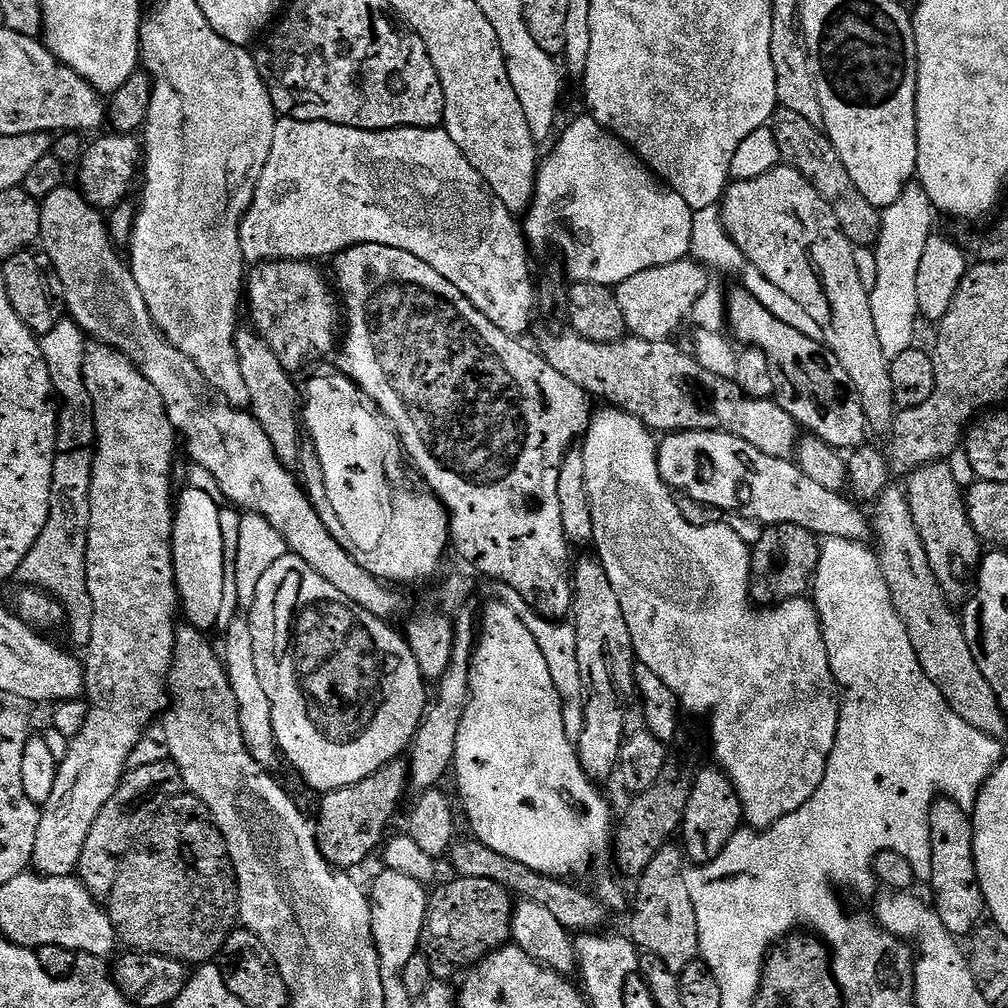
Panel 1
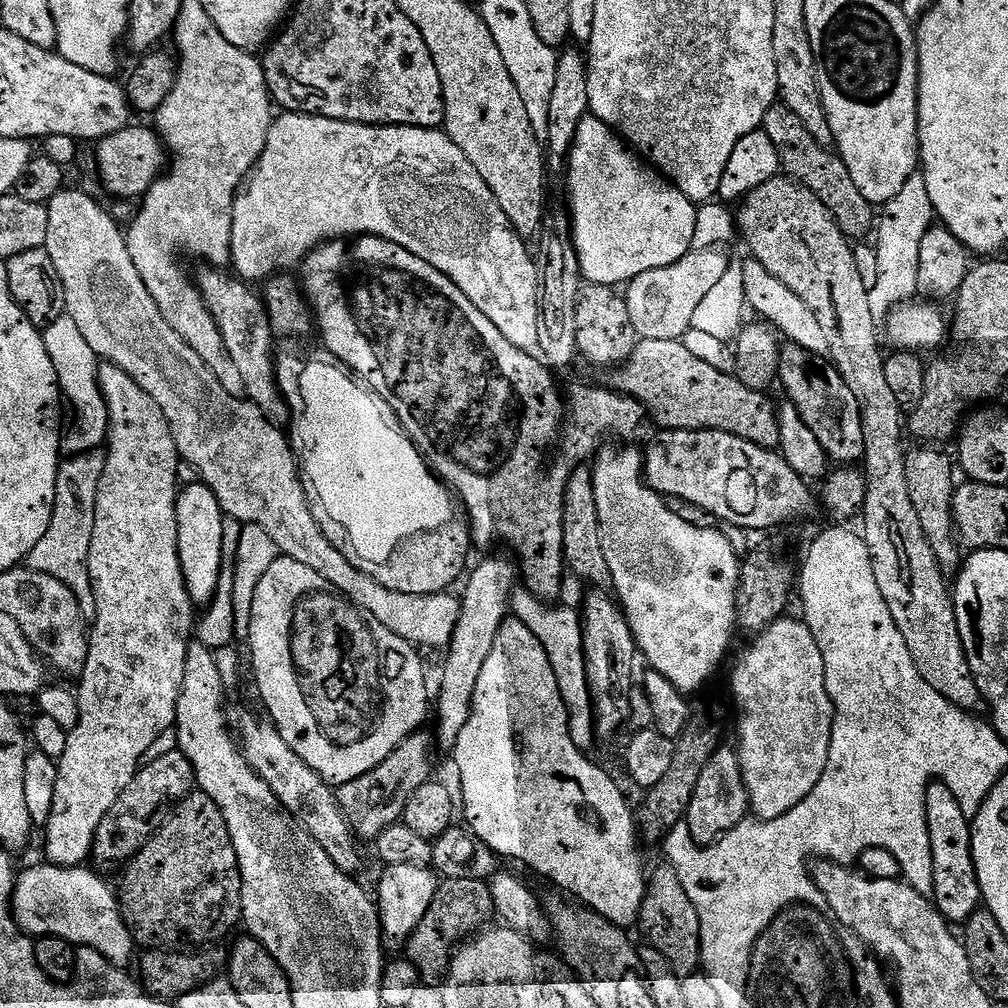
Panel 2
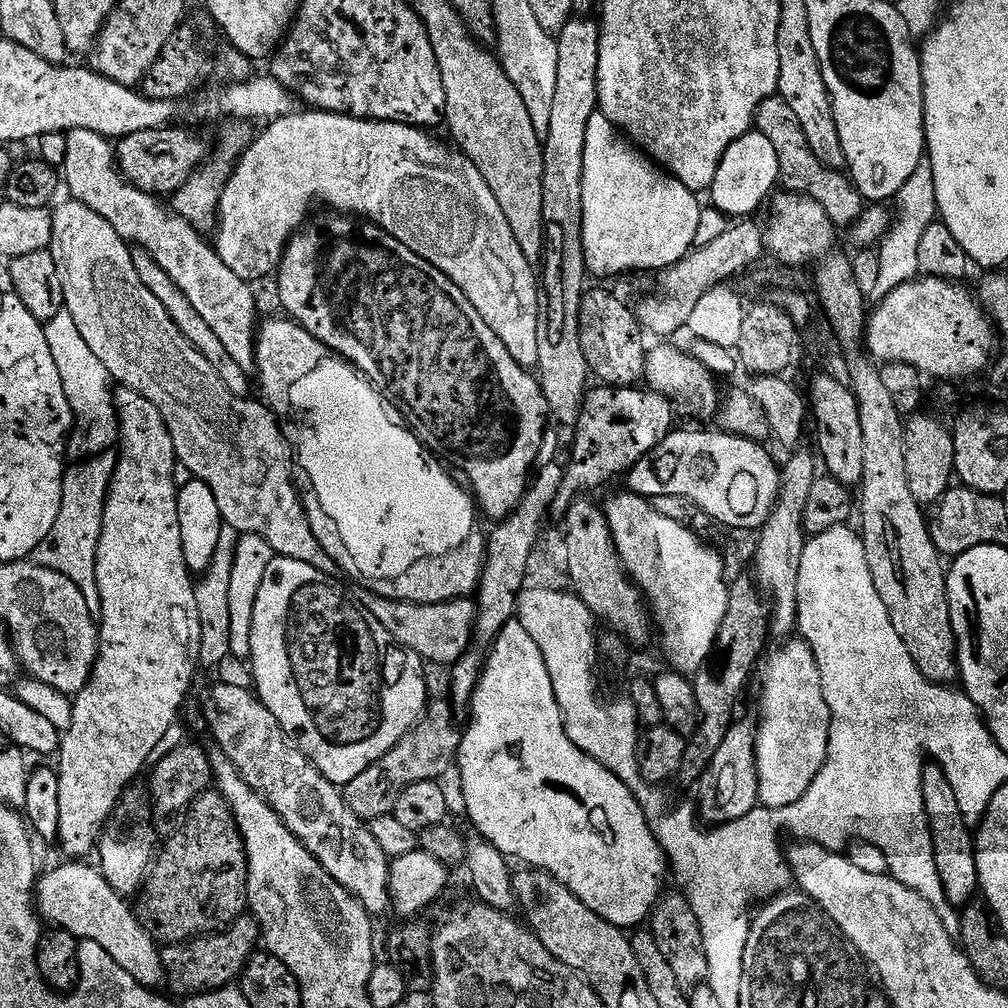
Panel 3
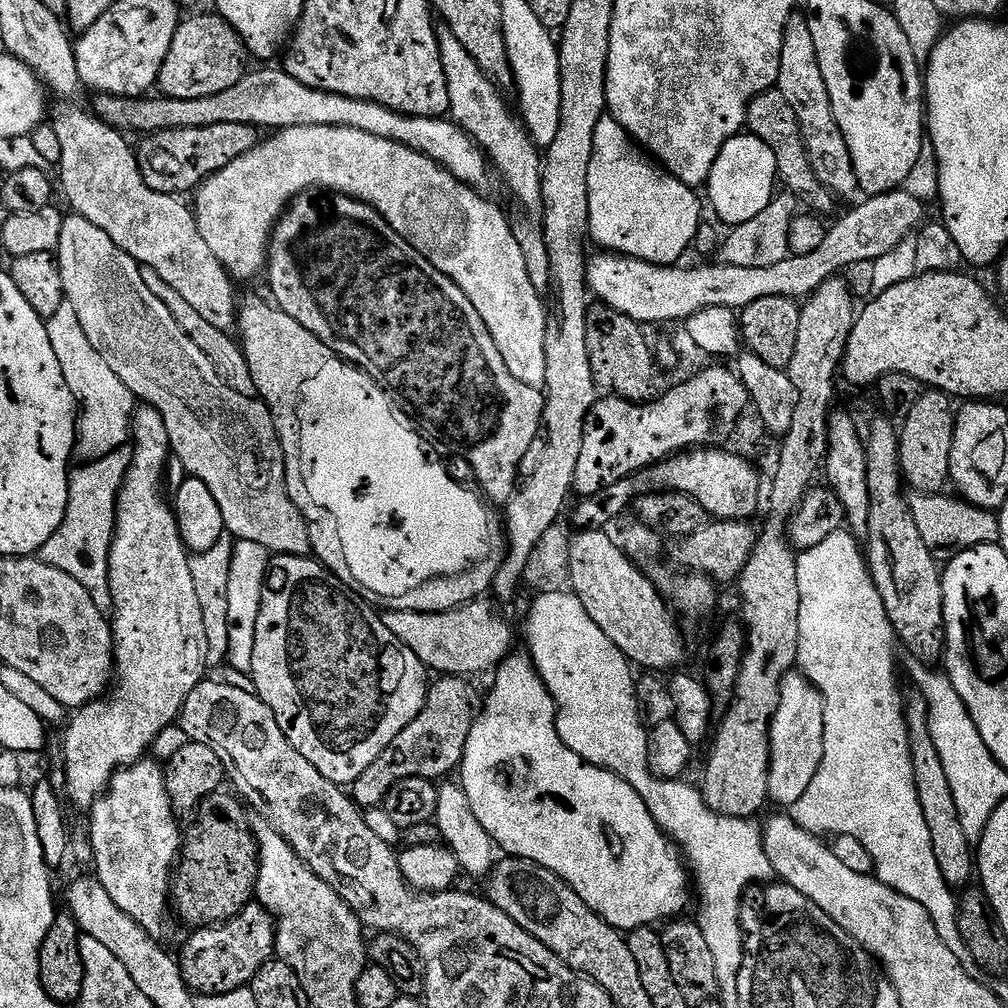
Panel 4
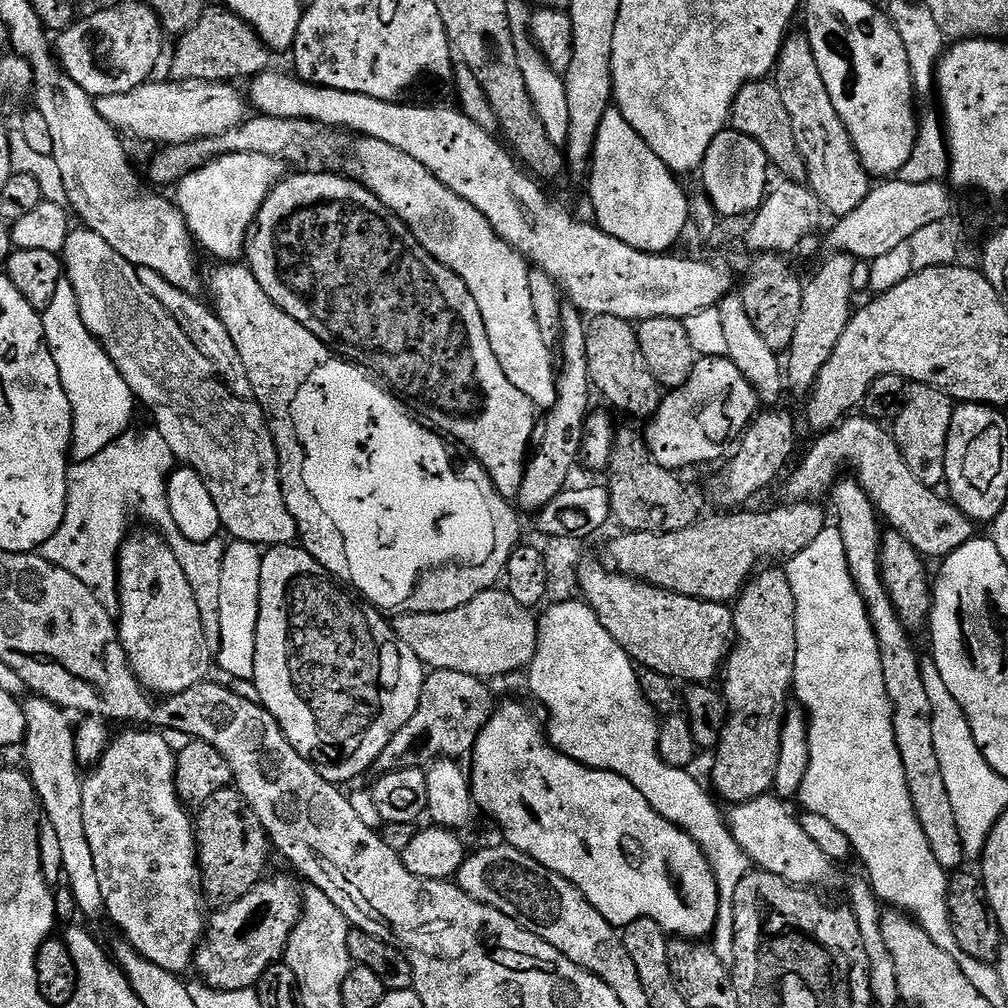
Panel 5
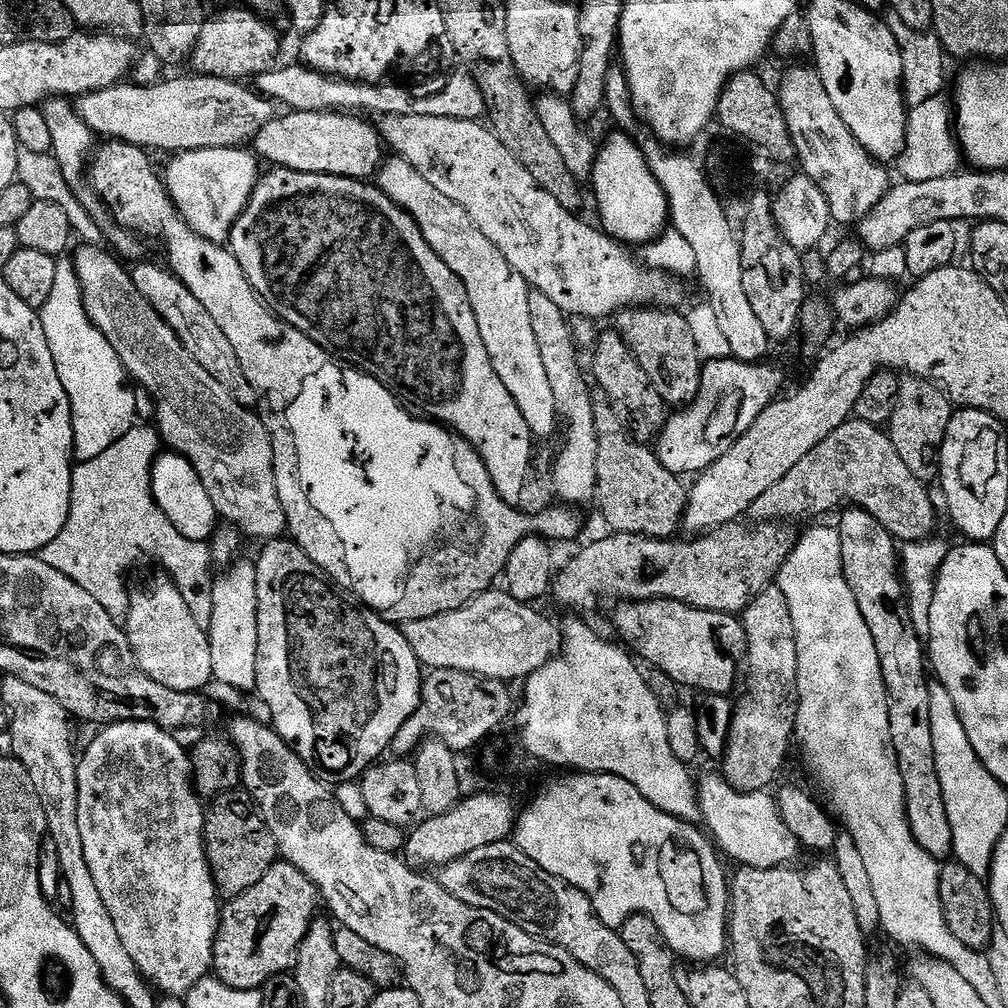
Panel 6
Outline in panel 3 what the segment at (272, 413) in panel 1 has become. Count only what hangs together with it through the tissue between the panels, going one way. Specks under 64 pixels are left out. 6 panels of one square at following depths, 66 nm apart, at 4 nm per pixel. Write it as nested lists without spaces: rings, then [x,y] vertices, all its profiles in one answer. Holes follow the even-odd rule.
[[[74,130],[66,135],[66,162],[62,169],[62,180],[66,185],[67,195],[82,202],[102,214],[114,230],[129,245],[151,254],[154,262],[166,270],[170,282],[186,294],[190,306],[198,310],[202,322],[214,330],[218,342],[222,342],[226,354],[238,362],[246,373],[256,370],[256,296],[252,293],[253,285],[238,278],[226,262],[216,253],[215,247],[202,240],[190,224],[177,216],[171,207],[164,208],[157,197],[135,188],[120,174],[120,165],[116,162],[116,149],[113,141],[105,136],[94,134],[92,130]]]

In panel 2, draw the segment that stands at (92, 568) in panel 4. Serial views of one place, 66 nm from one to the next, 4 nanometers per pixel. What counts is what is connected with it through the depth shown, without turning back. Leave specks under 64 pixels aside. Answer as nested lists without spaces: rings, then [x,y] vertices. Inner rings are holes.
[[[103,451],[84,452],[80,456],[69,456],[58,470],[58,482],[54,494],[54,514],[50,518],[50,530],[46,530],[42,542],[30,550],[27,567],[36,572],[58,578],[78,598],[81,606],[95,605],[94,590],[90,582],[88,559],[90,538],[94,538],[94,510],[98,502],[98,482],[104,473],[106,455]]]

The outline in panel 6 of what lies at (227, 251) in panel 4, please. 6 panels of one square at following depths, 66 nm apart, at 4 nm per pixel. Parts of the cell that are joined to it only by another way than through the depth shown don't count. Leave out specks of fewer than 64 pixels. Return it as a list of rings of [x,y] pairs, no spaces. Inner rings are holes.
[[[247,147],[238,148],[203,148],[193,152],[182,152],[171,157],[166,172],[166,187],[171,196],[176,211],[188,225],[204,240],[215,244],[224,244],[232,235],[232,227],[236,225],[237,218],[248,207],[252,191],[262,175],[261,161]],[[398,155],[385,159],[378,173],[378,187],[402,211],[412,215],[428,245],[466,286],[490,362],[498,378],[502,378],[502,386],[506,386],[518,402],[518,410],[522,410],[533,437],[554,435],[556,428],[558,432],[554,390],[550,390],[550,378],[546,378],[546,365],[542,362],[538,338],[534,336],[533,324],[530,323],[530,286],[522,274],[514,271],[498,246],[478,230],[470,214],[466,214],[454,198],[446,198],[442,190],[430,186],[430,182],[426,182],[408,160]]]

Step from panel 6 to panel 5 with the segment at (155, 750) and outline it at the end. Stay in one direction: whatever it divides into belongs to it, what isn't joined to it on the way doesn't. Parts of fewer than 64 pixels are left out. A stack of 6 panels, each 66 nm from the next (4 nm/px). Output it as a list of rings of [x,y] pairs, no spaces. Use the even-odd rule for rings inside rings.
[[[99,718],[81,721],[75,729],[76,762],[81,766],[97,763],[84,780],[82,818],[86,822],[86,842],[90,842],[94,854],[98,886],[102,886],[106,916],[120,927],[124,935],[121,937],[142,958],[167,972],[184,974],[193,967],[196,948],[206,931],[206,912],[204,916],[194,820],[191,815],[188,817],[189,809],[176,789],[176,753],[156,730],[124,730],[128,732],[122,733],[108,748],[109,725]],[[168,907],[178,908],[177,914]],[[174,918],[164,928],[164,920]]]

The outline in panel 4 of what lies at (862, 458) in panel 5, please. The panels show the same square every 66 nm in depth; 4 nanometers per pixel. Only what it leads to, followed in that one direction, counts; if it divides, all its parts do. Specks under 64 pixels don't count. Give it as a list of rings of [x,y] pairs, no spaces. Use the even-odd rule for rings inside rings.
[[[916,494],[908,500],[908,509],[912,512],[914,526],[918,526],[922,542],[926,542],[926,546],[933,554],[940,558],[948,558],[955,553],[965,552],[967,548],[995,544],[999,541],[1000,518],[993,509],[979,508],[955,495],[944,495]]]

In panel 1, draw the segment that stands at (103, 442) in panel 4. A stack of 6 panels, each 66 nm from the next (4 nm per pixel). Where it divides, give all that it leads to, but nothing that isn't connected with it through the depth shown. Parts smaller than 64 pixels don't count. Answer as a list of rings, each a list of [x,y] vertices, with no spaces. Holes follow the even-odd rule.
[[[71,318],[60,320],[58,326],[54,326],[54,330],[50,330],[40,340],[40,349],[44,355],[46,366],[50,370],[55,395],[62,401],[62,411],[56,422],[57,453],[79,448],[91,449],[96,443],[96,419],[92,413],[92,400],[88,396],[86,382],[82,374],[85,347],[84,332]]]

